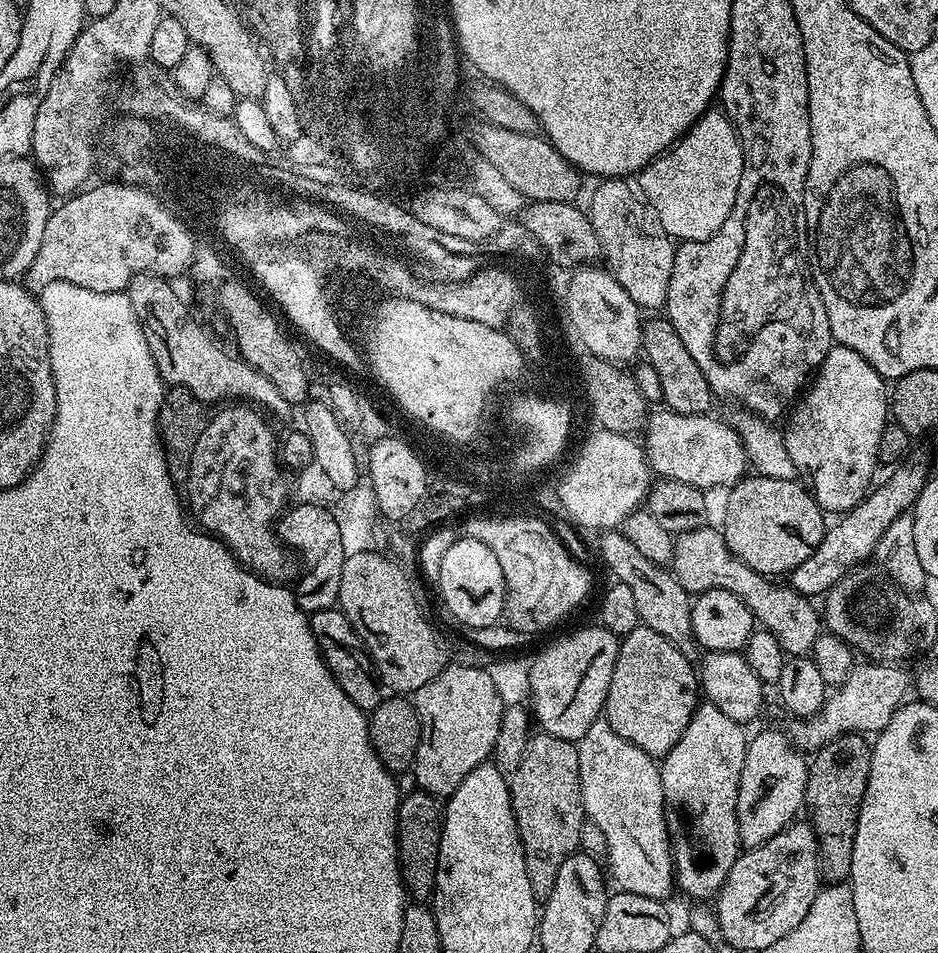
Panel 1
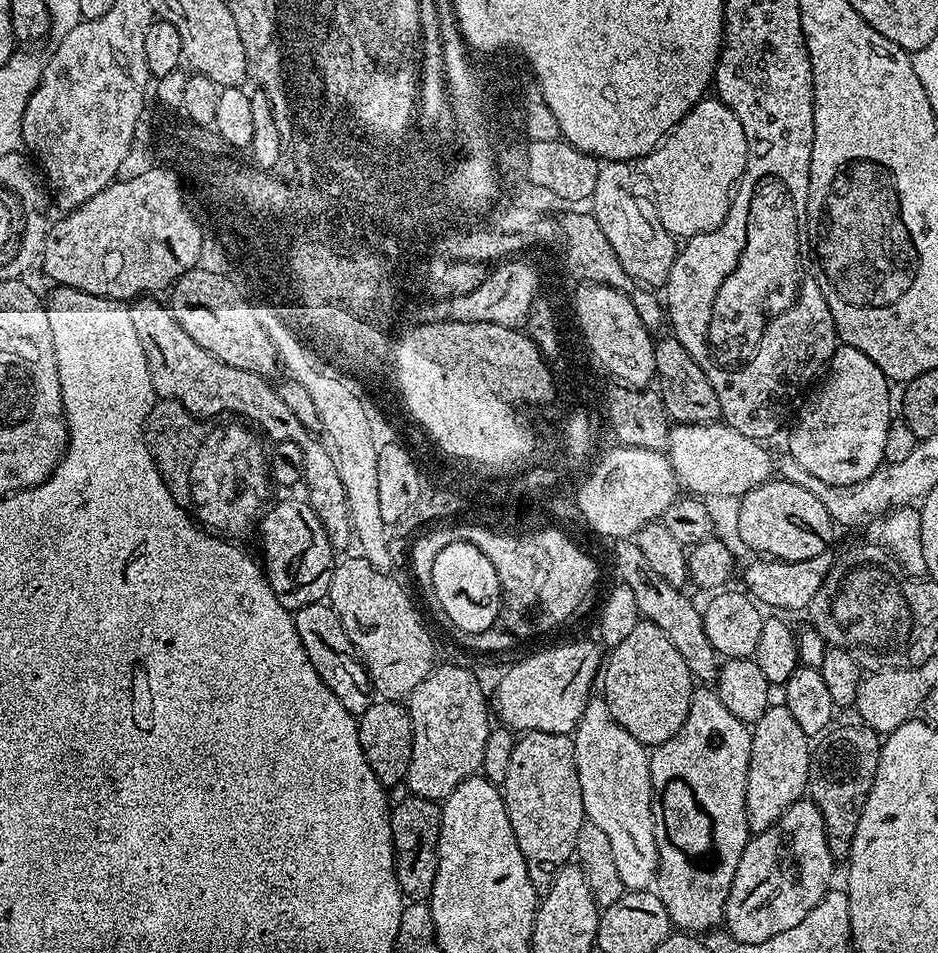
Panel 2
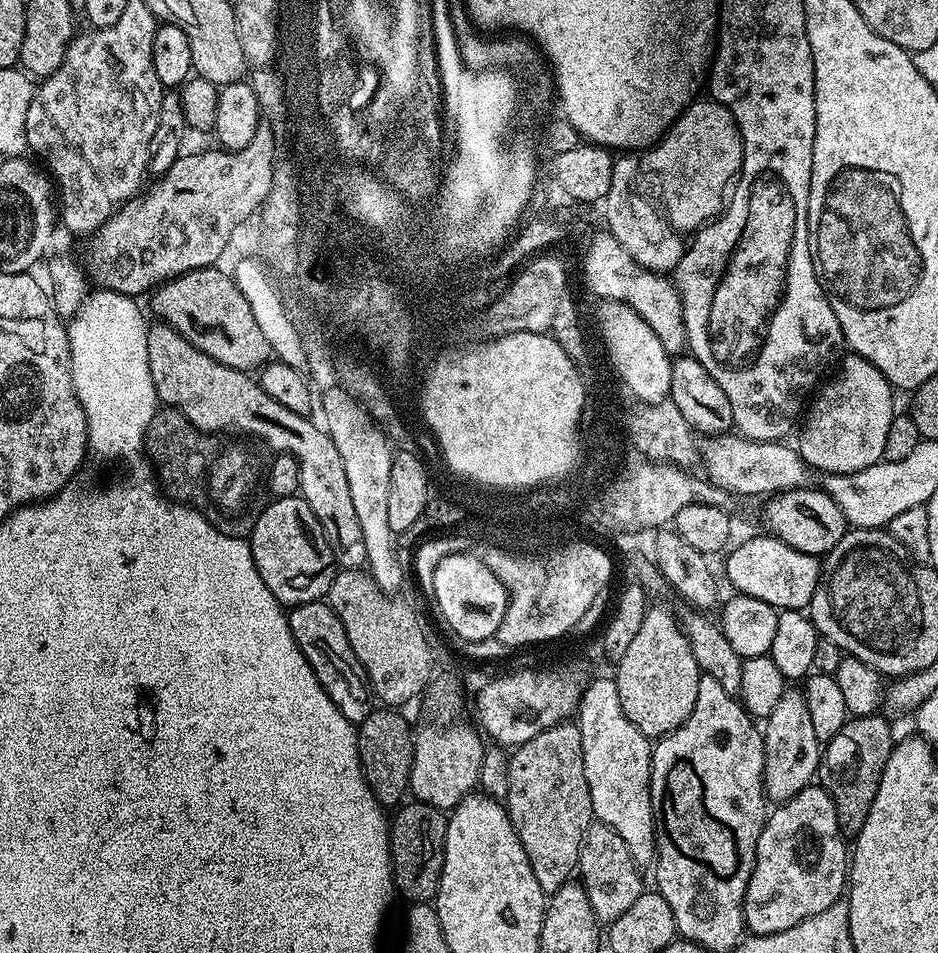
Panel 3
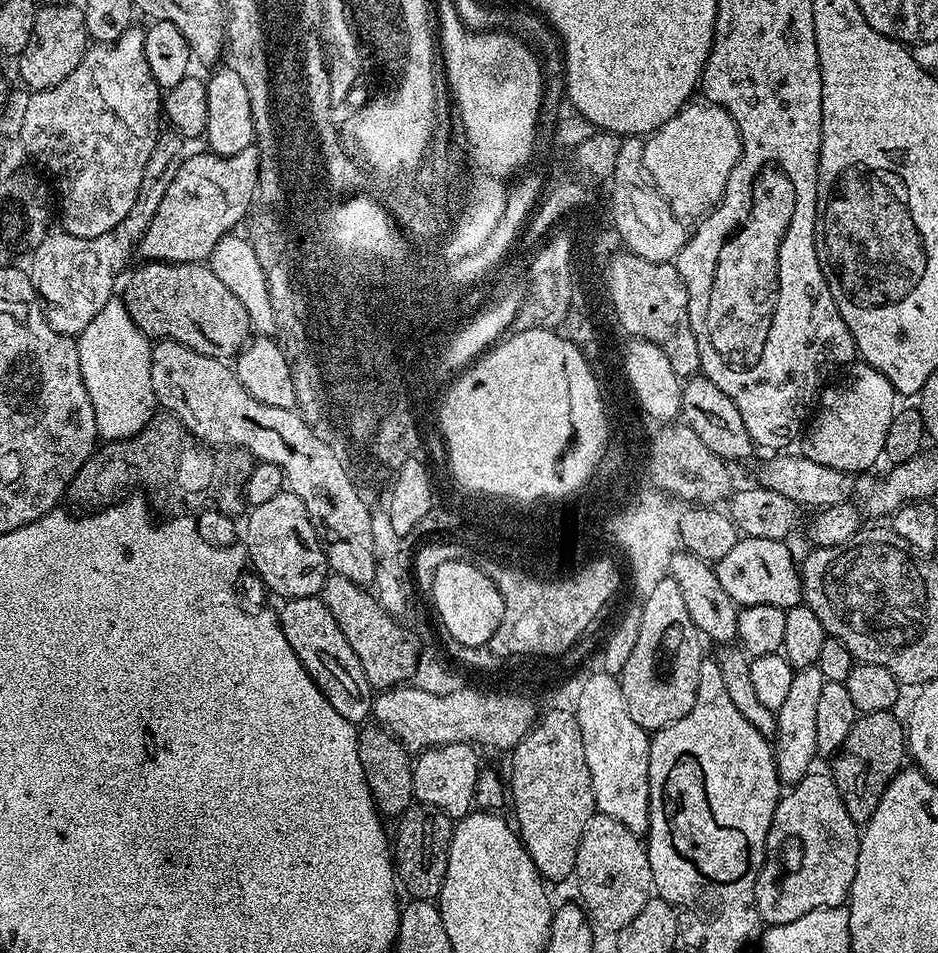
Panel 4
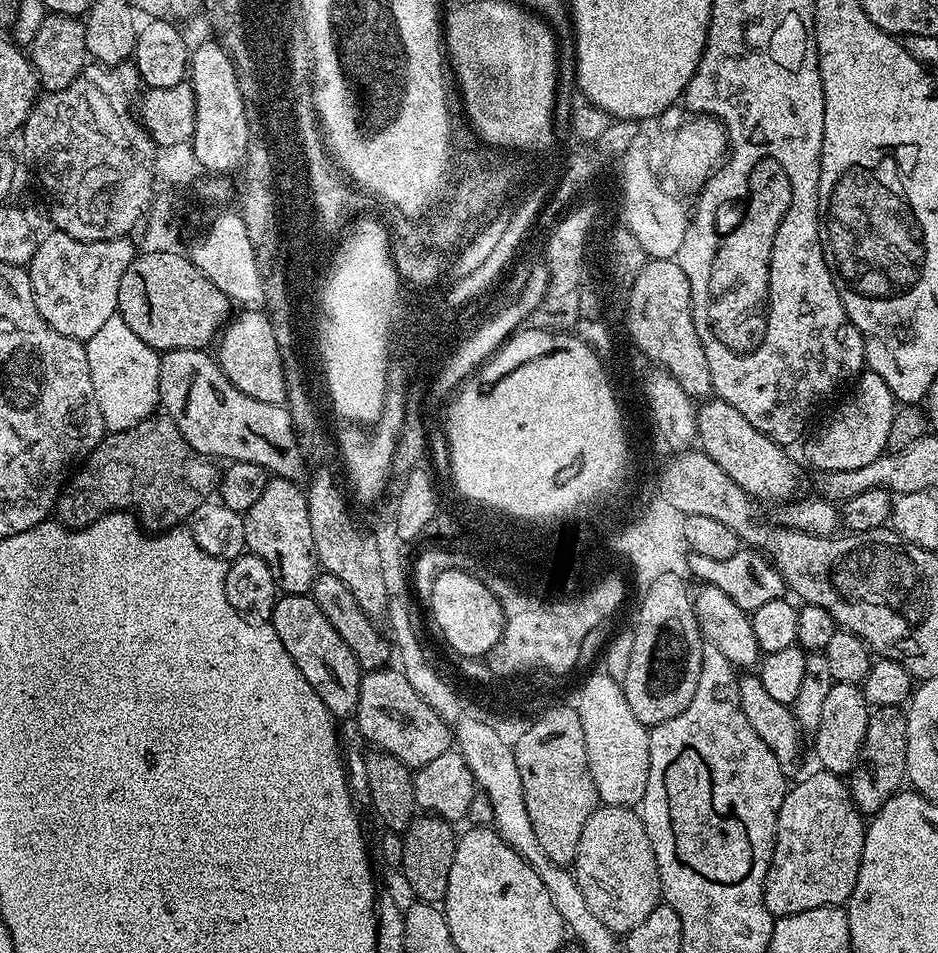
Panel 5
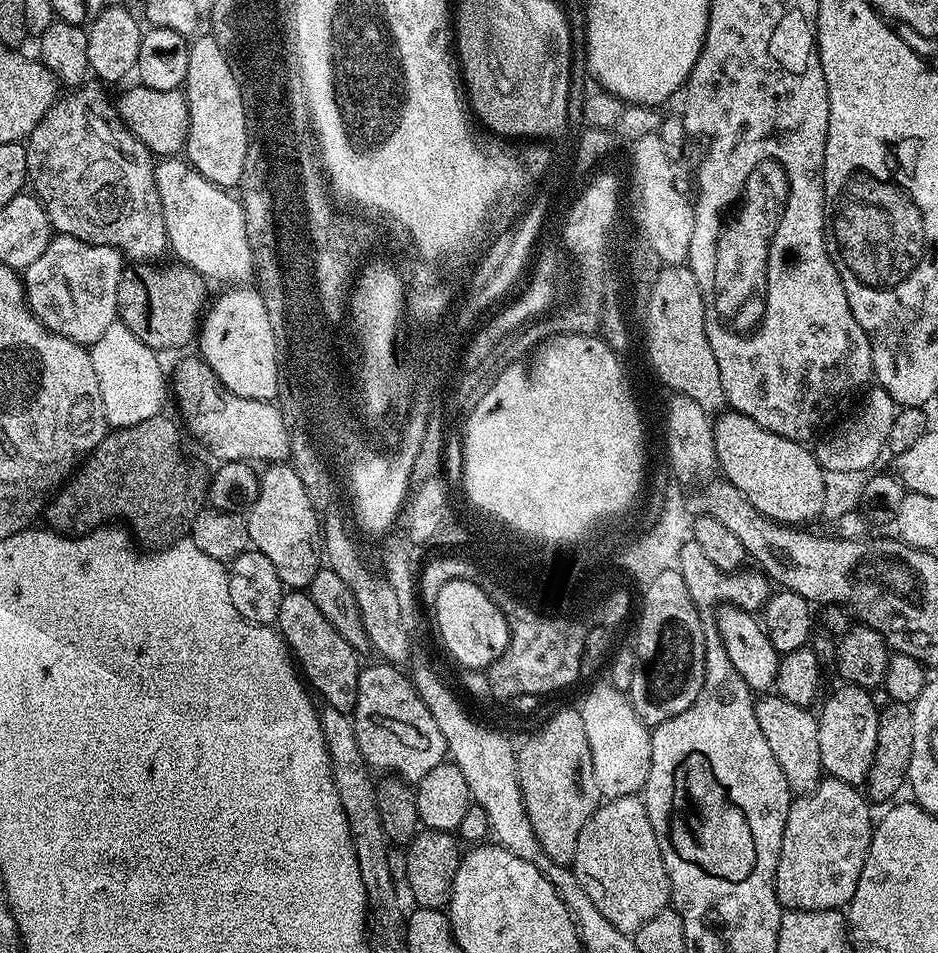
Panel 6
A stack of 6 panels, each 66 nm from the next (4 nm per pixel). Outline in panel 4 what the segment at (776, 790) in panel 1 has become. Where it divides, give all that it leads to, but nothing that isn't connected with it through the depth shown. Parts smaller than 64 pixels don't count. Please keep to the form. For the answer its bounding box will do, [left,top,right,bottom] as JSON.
[774,666,825,785]

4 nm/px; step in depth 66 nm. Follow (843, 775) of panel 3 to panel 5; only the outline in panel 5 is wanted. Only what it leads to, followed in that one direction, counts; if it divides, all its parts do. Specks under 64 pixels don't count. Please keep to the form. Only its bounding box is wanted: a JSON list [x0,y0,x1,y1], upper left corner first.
[846,707,908,817]

